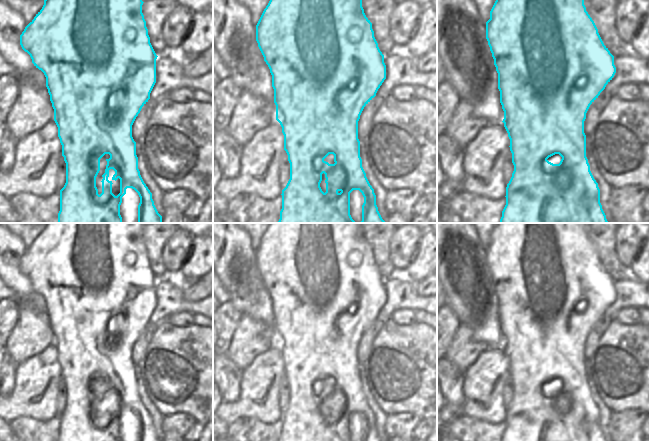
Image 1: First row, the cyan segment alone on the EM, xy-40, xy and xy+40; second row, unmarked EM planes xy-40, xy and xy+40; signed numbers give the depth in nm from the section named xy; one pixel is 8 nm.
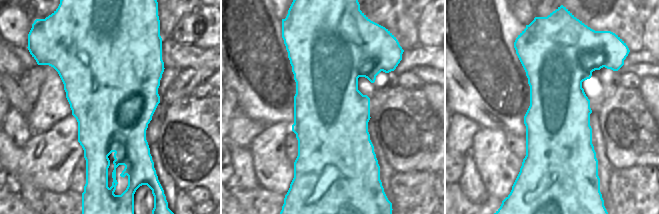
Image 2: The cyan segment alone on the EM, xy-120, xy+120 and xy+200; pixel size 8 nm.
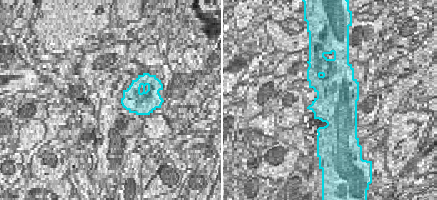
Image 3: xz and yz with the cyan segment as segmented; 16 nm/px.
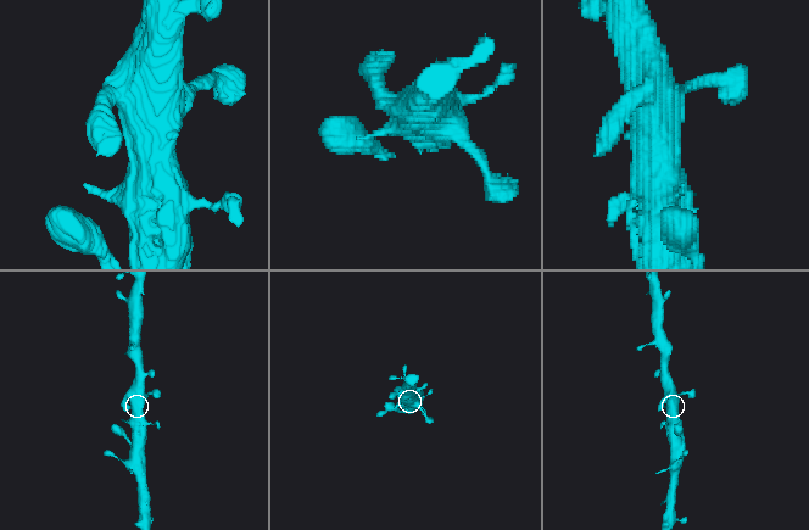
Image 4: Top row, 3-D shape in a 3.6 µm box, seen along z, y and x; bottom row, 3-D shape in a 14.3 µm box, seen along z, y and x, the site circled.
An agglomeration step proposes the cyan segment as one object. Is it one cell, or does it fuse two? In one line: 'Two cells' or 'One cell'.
One cell.

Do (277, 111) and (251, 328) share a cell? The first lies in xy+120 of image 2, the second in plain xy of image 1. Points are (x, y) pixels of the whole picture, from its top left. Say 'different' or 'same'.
different

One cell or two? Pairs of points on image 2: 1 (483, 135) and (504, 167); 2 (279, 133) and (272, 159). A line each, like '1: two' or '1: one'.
1: one
2: one

